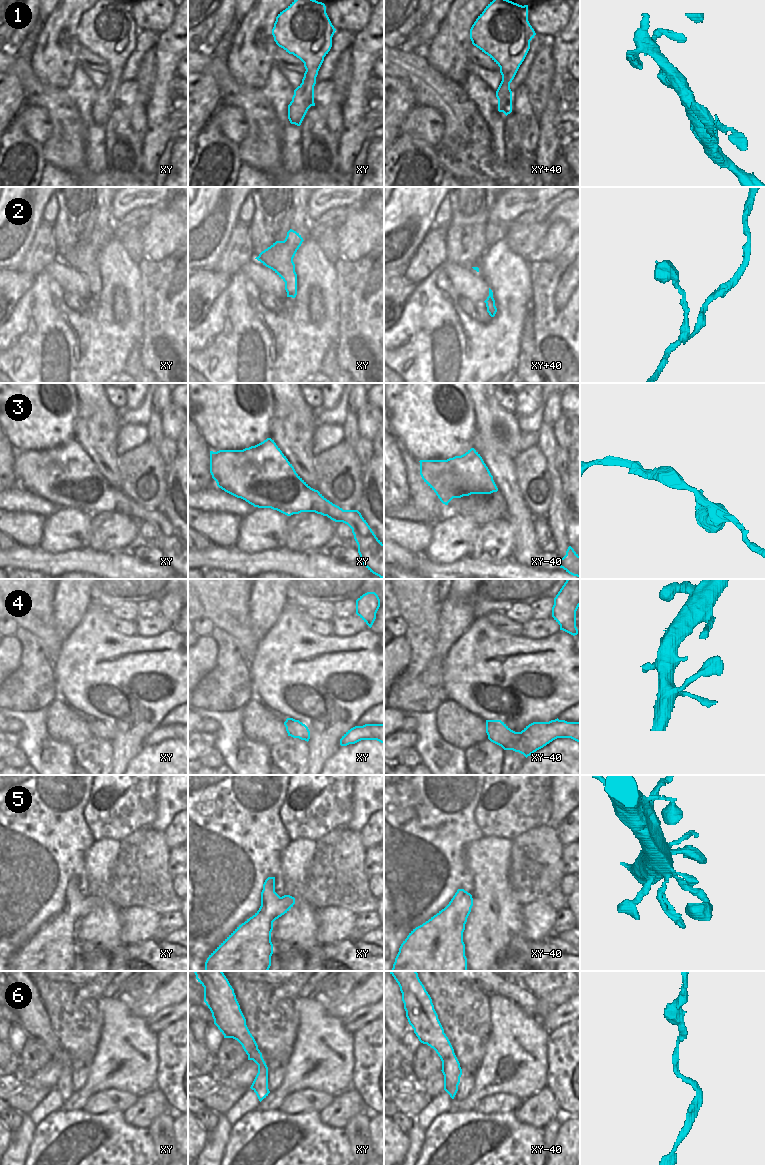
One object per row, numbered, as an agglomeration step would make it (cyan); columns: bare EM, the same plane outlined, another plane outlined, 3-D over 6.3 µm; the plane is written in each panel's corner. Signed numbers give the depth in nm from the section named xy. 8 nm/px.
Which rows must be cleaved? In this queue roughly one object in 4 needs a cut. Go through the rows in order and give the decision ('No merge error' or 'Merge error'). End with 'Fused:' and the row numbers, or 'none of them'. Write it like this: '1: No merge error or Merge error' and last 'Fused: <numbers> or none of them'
1: No merge error
2: No merge error
3: No merge error
4: No merge error
5: No merge error
6: No merge error
Fused: none of them

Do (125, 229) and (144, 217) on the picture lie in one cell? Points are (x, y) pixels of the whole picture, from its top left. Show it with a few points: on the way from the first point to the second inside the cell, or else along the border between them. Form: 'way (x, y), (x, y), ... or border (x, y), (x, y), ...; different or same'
way (130, 224), (139, 218); same

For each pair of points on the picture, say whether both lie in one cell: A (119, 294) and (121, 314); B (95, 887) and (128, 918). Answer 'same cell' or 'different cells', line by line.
A: same cell
B: different cells

